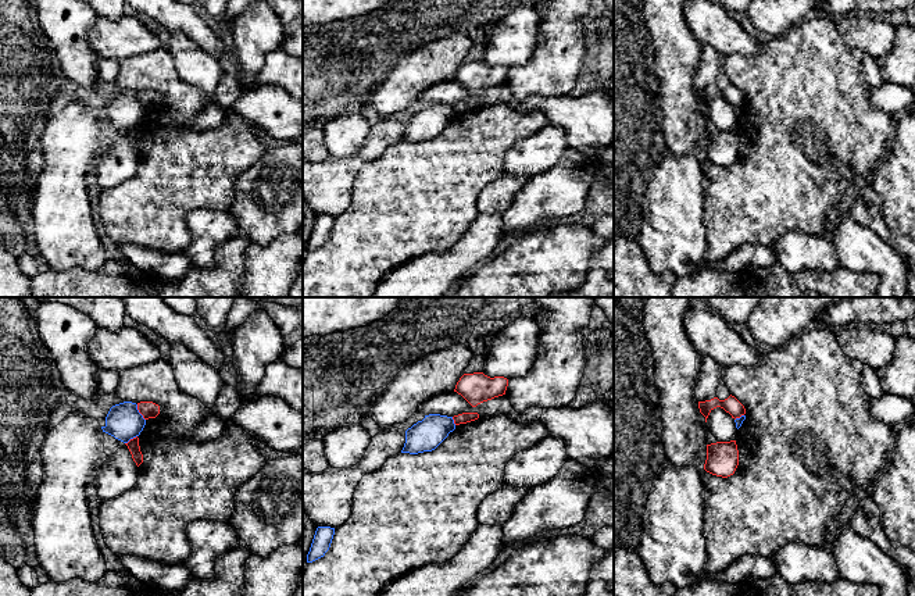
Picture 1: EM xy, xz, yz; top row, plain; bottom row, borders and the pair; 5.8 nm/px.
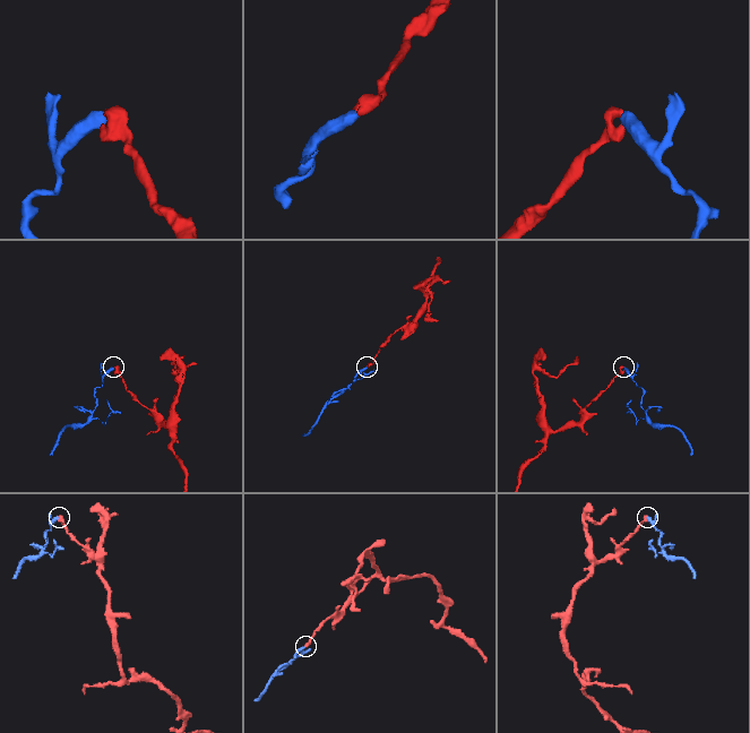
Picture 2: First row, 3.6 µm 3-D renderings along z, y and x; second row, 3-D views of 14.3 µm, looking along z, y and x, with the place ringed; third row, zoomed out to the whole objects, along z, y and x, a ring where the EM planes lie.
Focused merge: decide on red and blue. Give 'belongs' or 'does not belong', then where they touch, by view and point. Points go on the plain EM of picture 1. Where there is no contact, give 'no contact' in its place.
does not belong; meets red in xy at (140, 102)

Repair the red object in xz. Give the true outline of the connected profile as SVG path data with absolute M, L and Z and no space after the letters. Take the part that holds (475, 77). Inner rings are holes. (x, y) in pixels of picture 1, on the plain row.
M483 61L464 63L454 81L461 83L472 96L505 83L508 68L504 65L490 67Z

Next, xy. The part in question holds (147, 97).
M153 90L137 92L137 99L144 108L156 107L160 103L160 94Z

